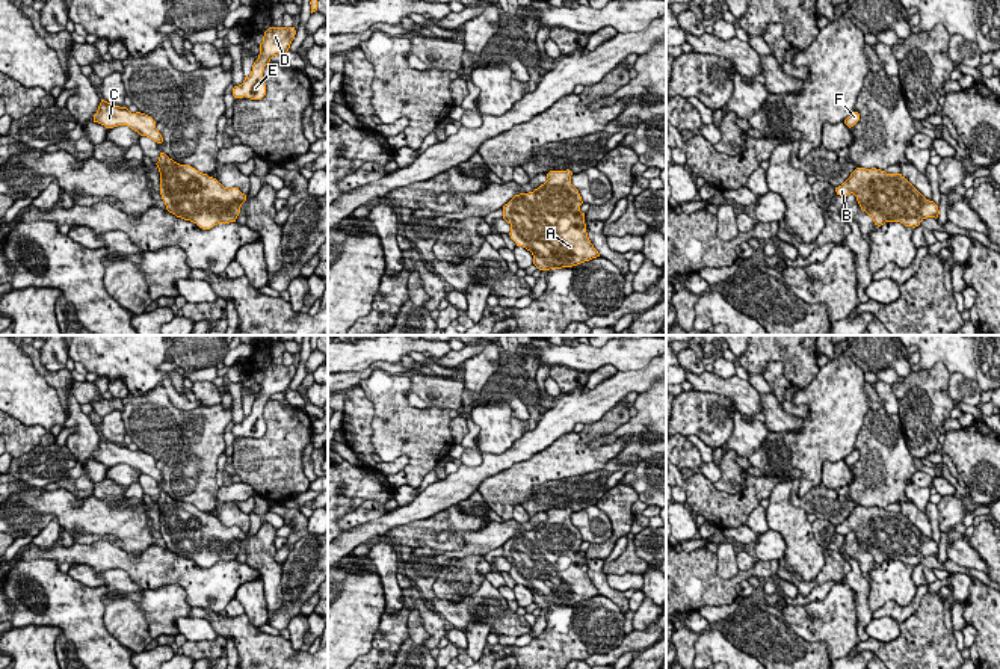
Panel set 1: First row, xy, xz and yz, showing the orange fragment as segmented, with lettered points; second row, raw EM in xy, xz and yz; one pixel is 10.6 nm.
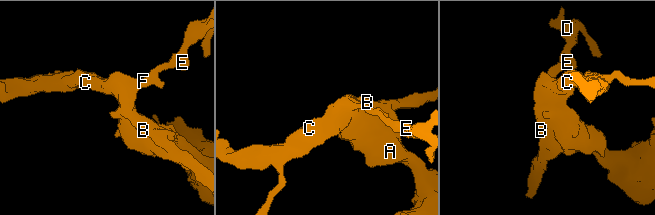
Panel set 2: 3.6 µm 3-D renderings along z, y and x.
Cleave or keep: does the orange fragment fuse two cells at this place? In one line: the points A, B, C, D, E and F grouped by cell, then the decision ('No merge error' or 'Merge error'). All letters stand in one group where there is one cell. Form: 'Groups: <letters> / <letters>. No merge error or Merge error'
Groups: A B C D E F. No merge error

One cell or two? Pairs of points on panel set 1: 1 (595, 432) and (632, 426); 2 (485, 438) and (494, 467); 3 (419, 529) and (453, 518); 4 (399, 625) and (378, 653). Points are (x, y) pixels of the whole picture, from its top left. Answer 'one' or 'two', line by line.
1: two
2: two
3: one
4: one

